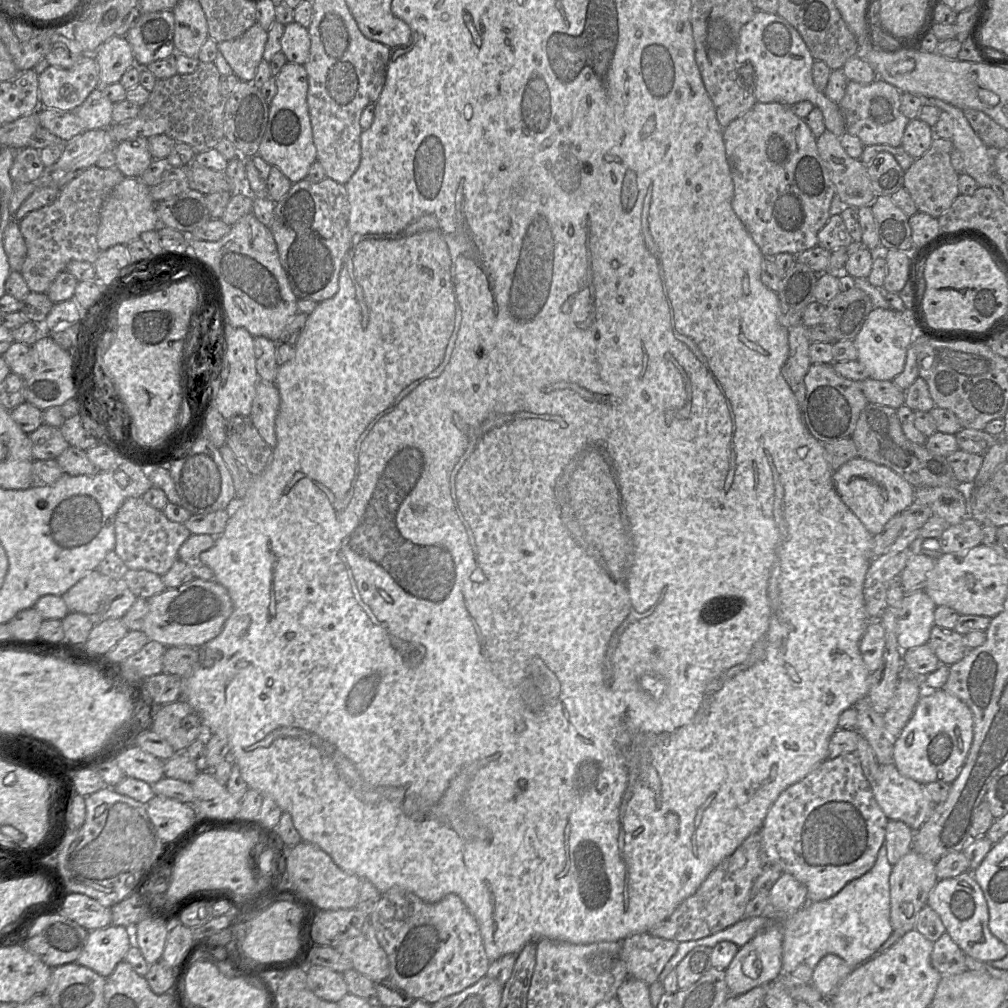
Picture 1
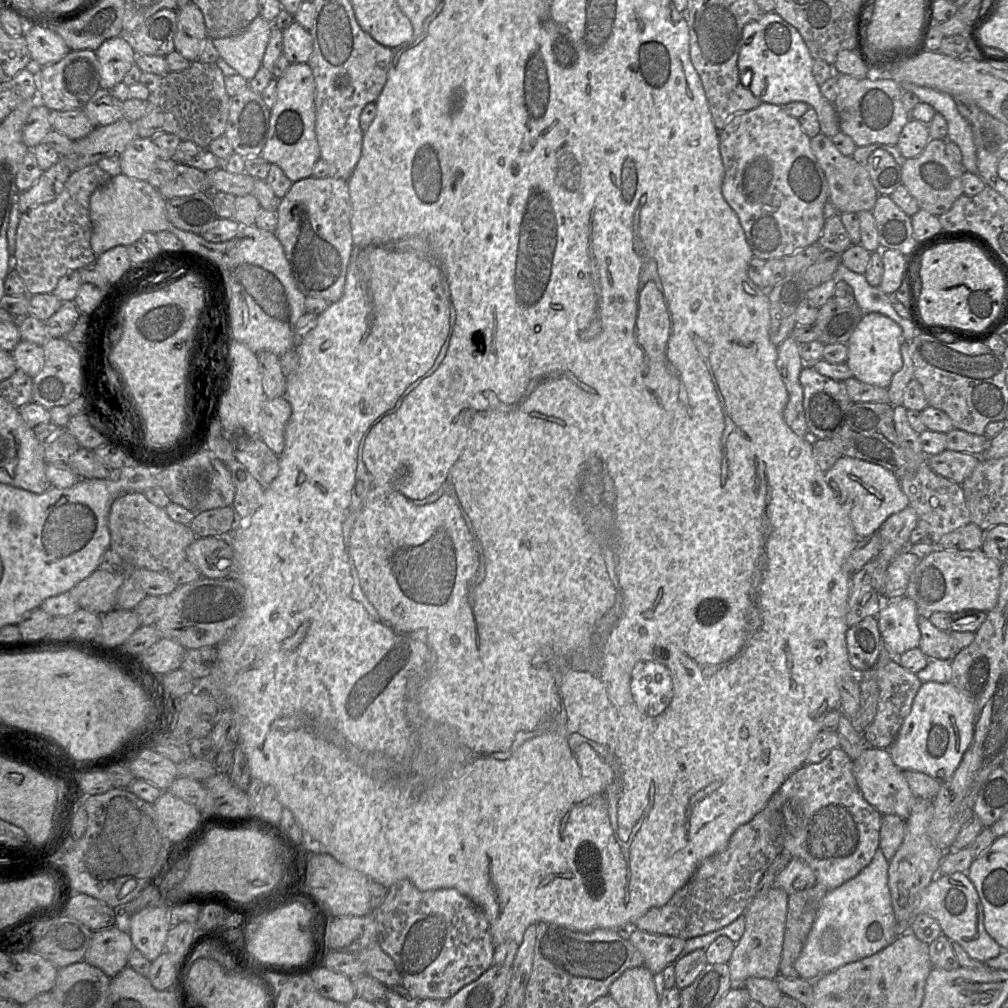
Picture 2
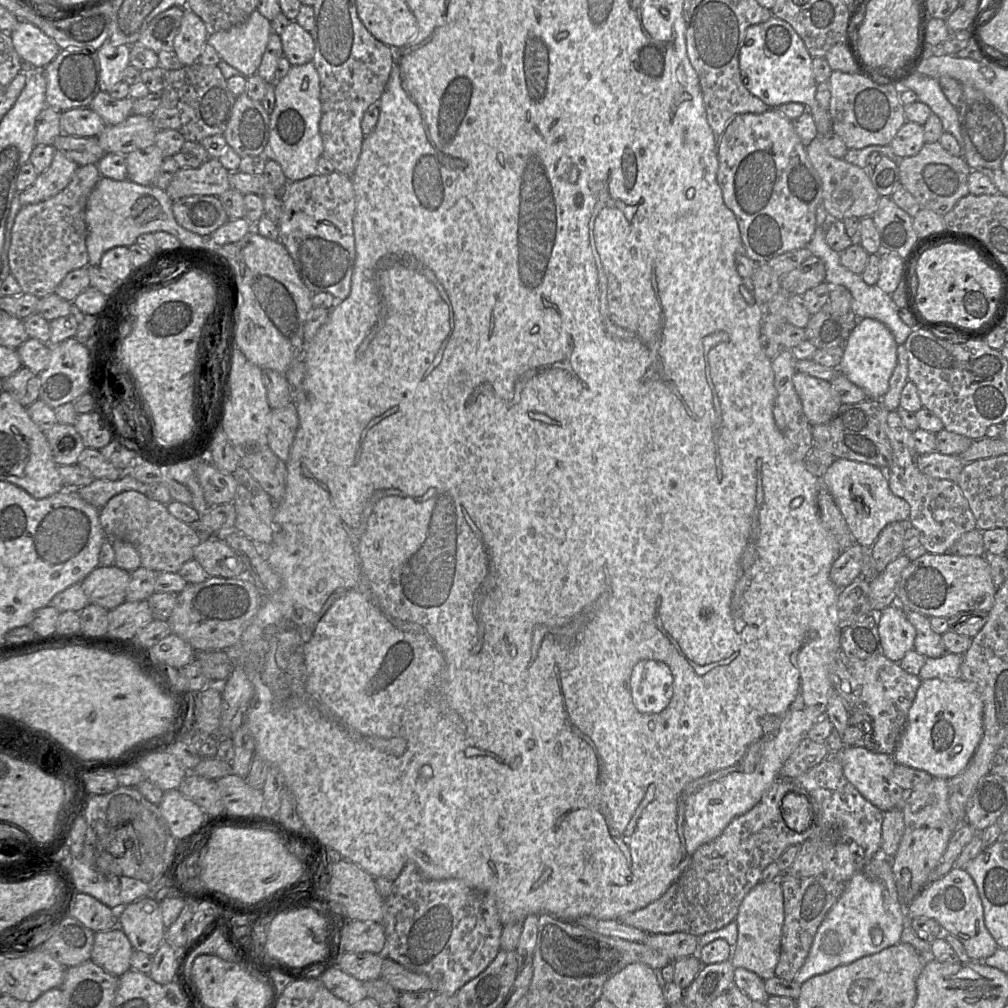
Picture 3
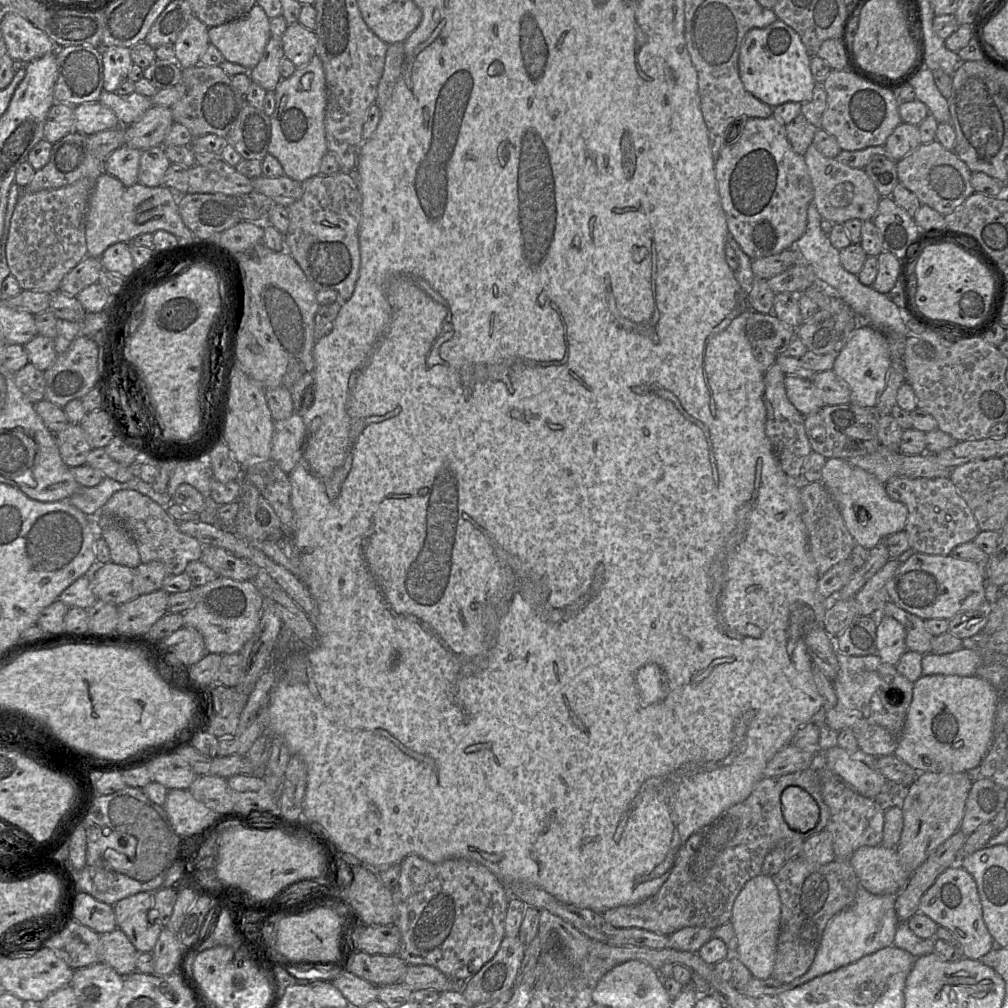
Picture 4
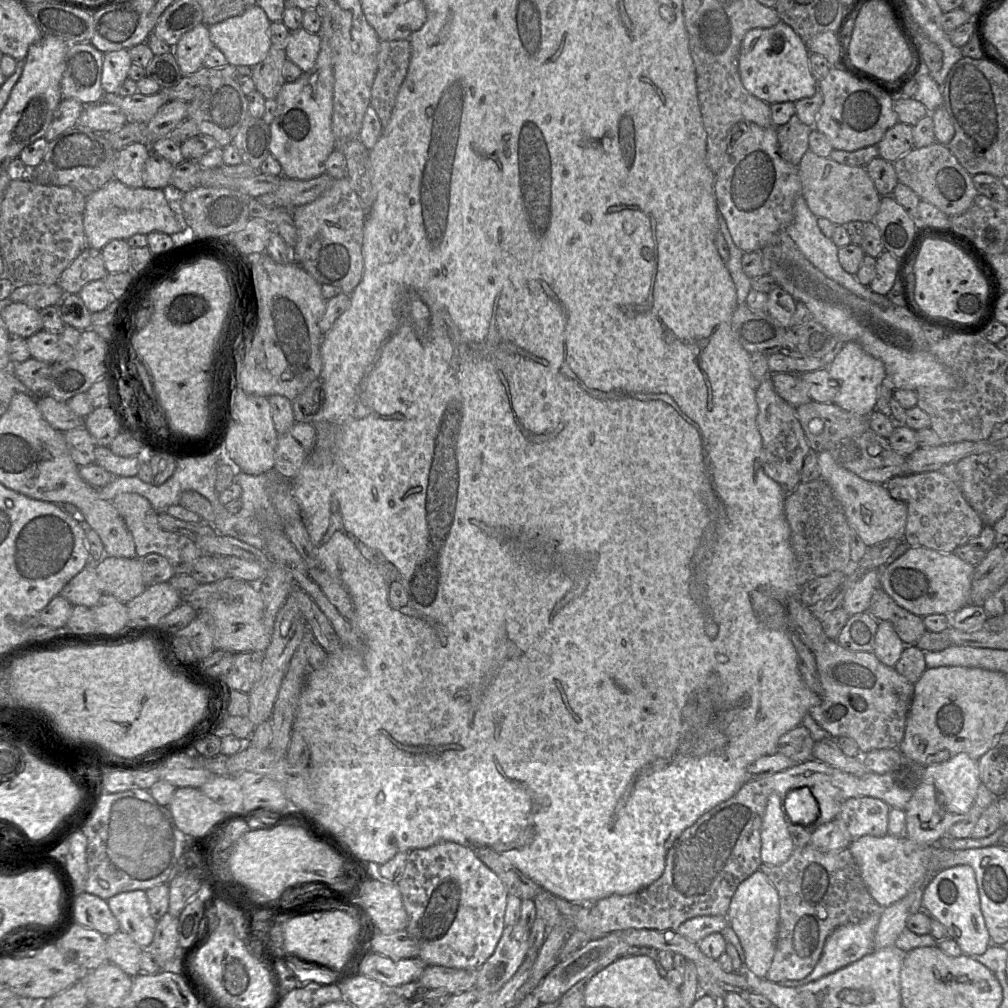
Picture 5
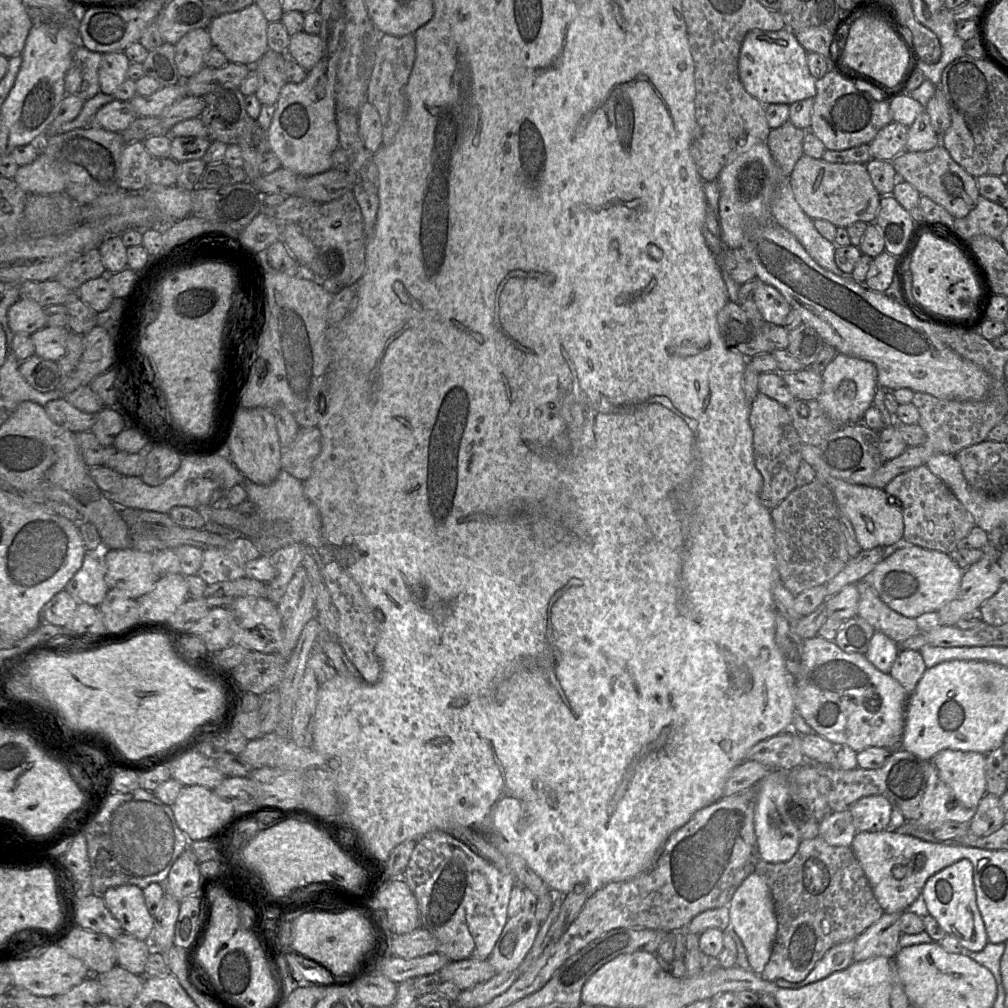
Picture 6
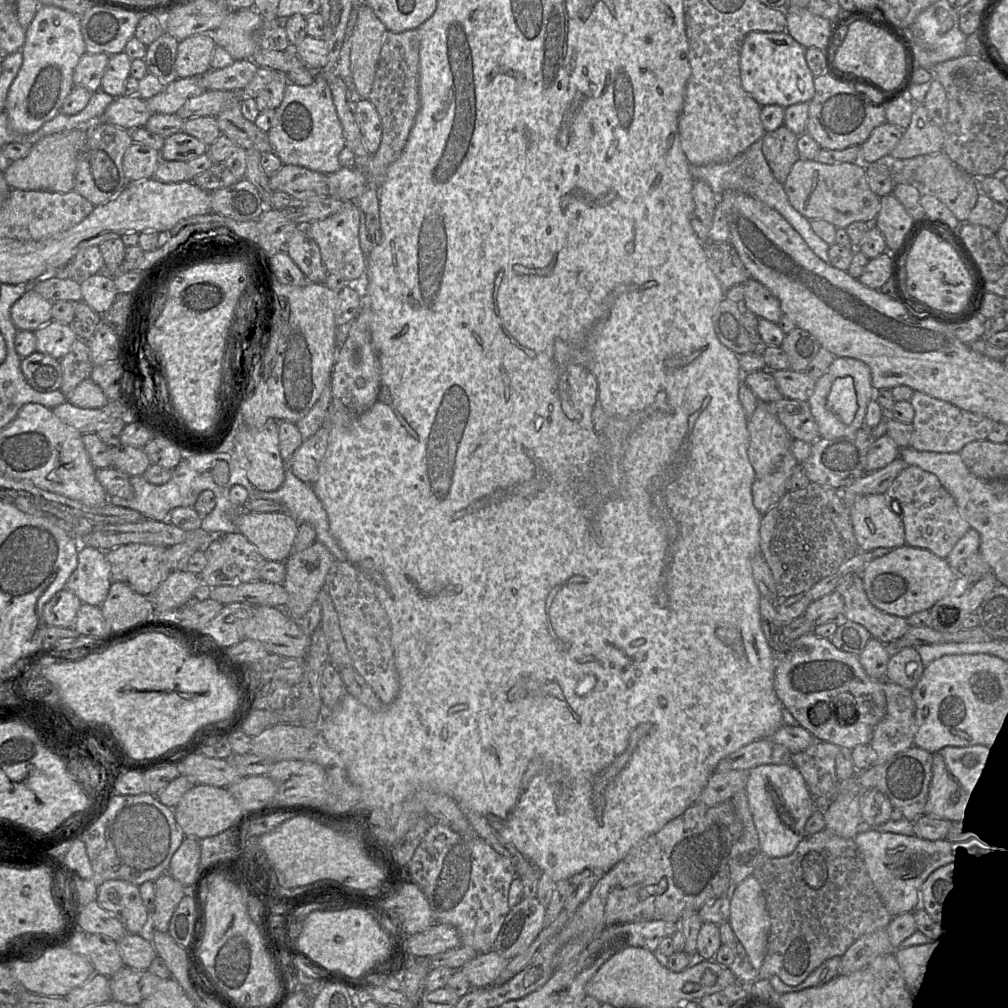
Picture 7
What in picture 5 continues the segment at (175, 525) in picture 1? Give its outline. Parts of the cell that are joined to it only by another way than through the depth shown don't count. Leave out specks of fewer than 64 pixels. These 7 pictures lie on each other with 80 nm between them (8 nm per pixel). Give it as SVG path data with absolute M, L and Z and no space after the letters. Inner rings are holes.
M122 493L111 502L133 536L138 558L159 554L168 560L175 574L190 574L194 562L203 555L192 539L162 530L158 524L158 512L147 499L138 494Z

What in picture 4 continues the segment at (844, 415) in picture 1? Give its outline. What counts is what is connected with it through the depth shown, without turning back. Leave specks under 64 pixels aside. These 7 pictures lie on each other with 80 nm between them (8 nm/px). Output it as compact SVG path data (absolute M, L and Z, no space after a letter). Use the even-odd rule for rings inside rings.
M786 375L784 383L788 399L804 416L825 406L811 379Z

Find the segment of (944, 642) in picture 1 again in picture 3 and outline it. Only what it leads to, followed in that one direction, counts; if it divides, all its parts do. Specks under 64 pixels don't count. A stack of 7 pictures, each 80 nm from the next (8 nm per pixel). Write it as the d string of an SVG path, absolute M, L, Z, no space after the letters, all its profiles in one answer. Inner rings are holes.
M904 610L916 629L914 650L926 658L939 658L946 652L940 634L933 631L930 620L918 612Z

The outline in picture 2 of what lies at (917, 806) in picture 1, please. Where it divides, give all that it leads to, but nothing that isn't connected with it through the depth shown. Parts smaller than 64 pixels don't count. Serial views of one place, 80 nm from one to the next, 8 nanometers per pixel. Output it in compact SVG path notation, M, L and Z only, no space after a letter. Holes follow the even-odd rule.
M867 747L854 760L853 773L863 797L876 810L882 815L897 815L907 820L917 797L912 793L903 771L893 762L888 750Z

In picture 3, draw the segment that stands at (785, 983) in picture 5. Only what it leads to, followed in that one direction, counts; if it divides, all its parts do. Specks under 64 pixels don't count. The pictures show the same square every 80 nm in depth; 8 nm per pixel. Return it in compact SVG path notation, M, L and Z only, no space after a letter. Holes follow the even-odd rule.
M883 861L877 868L877 875L877 879L870 879L863 872L857 872L846 882L841 896L818 927L808 956L793 978L794 982L802 984L814 975L827 973L900 942L906 907L899 900L888 861Z

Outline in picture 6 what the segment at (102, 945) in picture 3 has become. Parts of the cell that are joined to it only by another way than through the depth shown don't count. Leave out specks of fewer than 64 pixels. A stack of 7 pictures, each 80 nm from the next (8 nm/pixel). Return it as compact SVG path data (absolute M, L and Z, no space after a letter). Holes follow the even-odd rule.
M123 932L113 943L117 964L135 975L144 976L146 961L153 948L150 941L139 940Z

